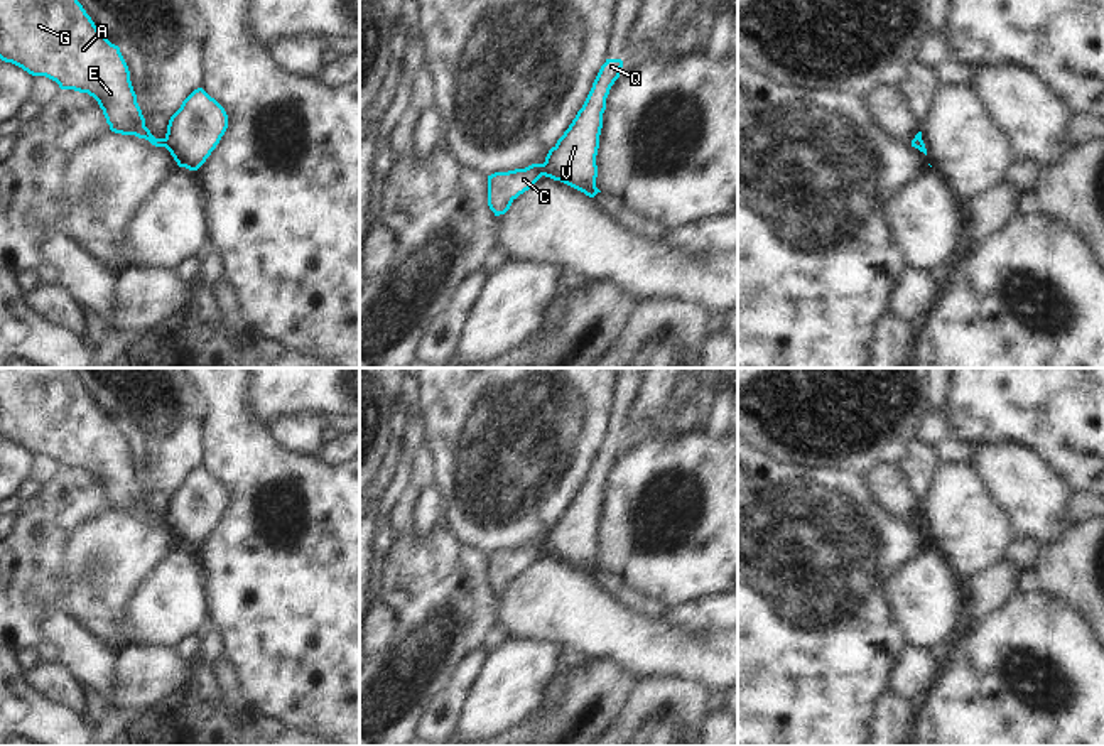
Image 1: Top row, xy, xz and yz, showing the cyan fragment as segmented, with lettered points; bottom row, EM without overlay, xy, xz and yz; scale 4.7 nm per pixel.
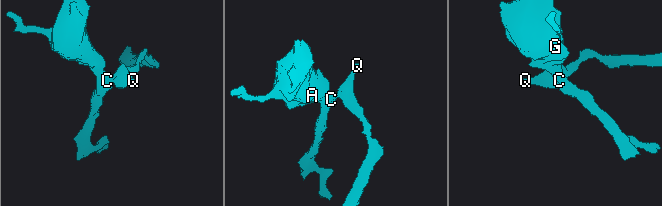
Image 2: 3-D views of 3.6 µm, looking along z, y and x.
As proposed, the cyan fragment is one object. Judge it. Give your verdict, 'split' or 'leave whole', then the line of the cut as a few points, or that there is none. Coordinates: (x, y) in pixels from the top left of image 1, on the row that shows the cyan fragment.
split | xz (541, 164), (544, 174)

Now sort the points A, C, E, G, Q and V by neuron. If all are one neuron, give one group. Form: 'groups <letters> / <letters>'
groups A C E G / Q V

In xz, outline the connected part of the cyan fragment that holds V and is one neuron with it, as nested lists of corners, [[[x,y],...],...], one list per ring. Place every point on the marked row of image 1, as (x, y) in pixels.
[[[606,59],[582,108],[564,135],[549,150],[545,162],[542,164],[545,177],[560,181],[589,197],[601,192],[596,187],[596,155],[603,128],[603,113],[606,110],[609,89],[620,78],[621,68],[621,59]]]

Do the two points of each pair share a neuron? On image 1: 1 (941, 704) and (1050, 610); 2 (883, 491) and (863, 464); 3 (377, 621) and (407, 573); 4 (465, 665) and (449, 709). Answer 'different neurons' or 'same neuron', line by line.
1: same neuron
2: different neurons
3: different neurons
4: same neuron

